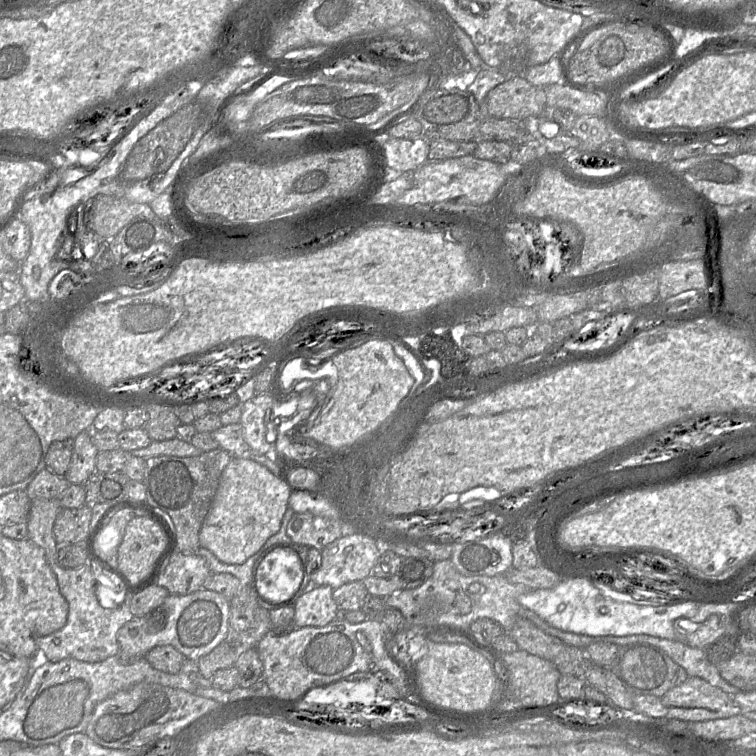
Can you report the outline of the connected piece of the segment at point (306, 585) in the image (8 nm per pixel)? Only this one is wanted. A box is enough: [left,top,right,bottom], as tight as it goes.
[259,543,321,610]

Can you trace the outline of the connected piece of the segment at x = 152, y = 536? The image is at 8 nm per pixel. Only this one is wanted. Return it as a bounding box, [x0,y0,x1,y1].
[118,515,168,584]

